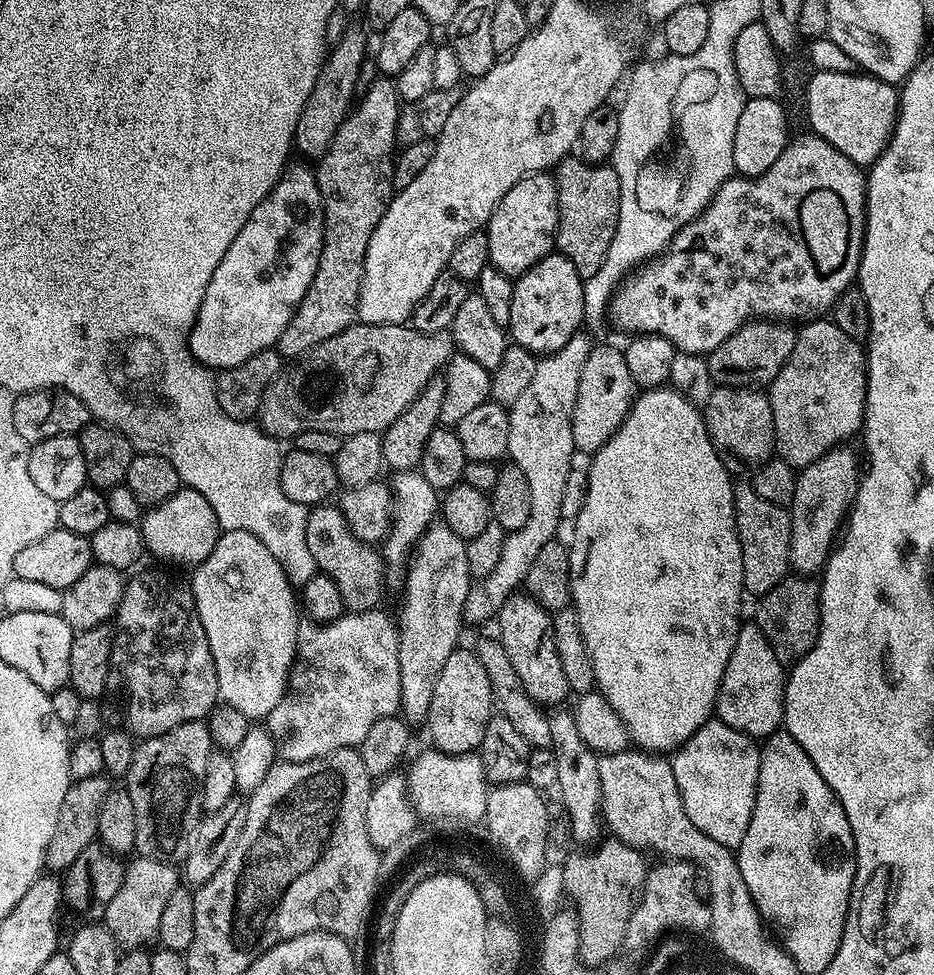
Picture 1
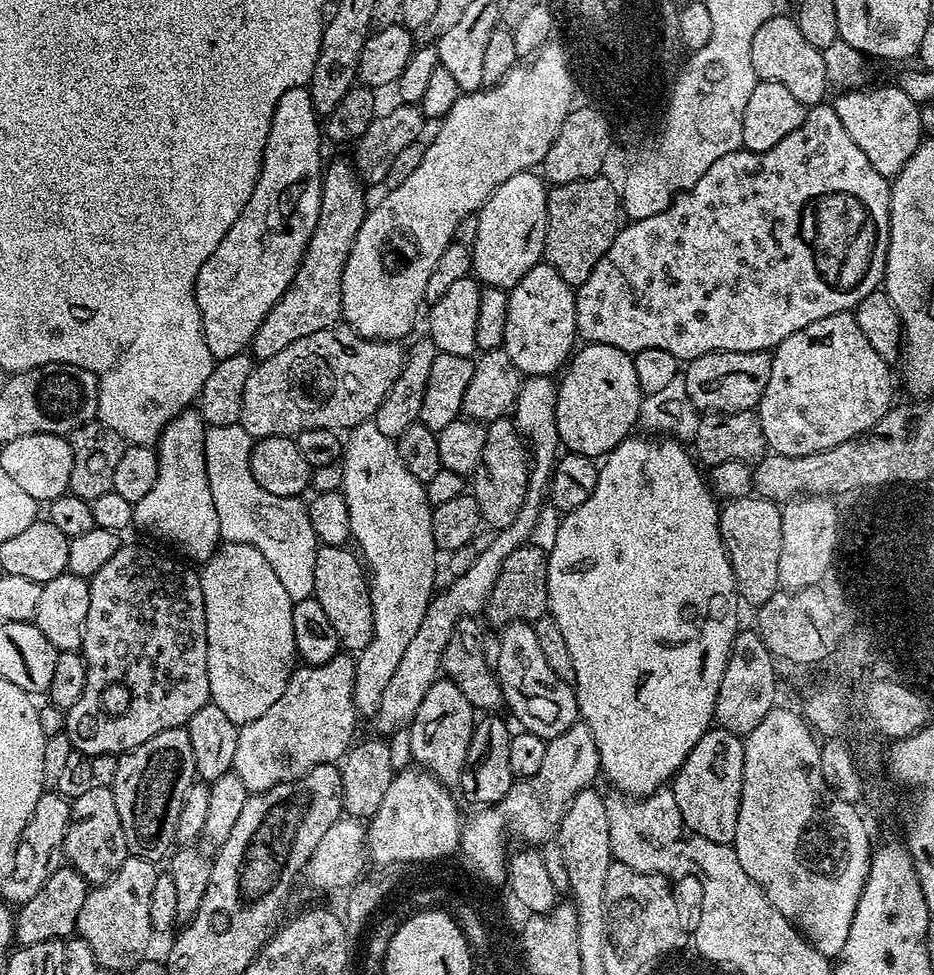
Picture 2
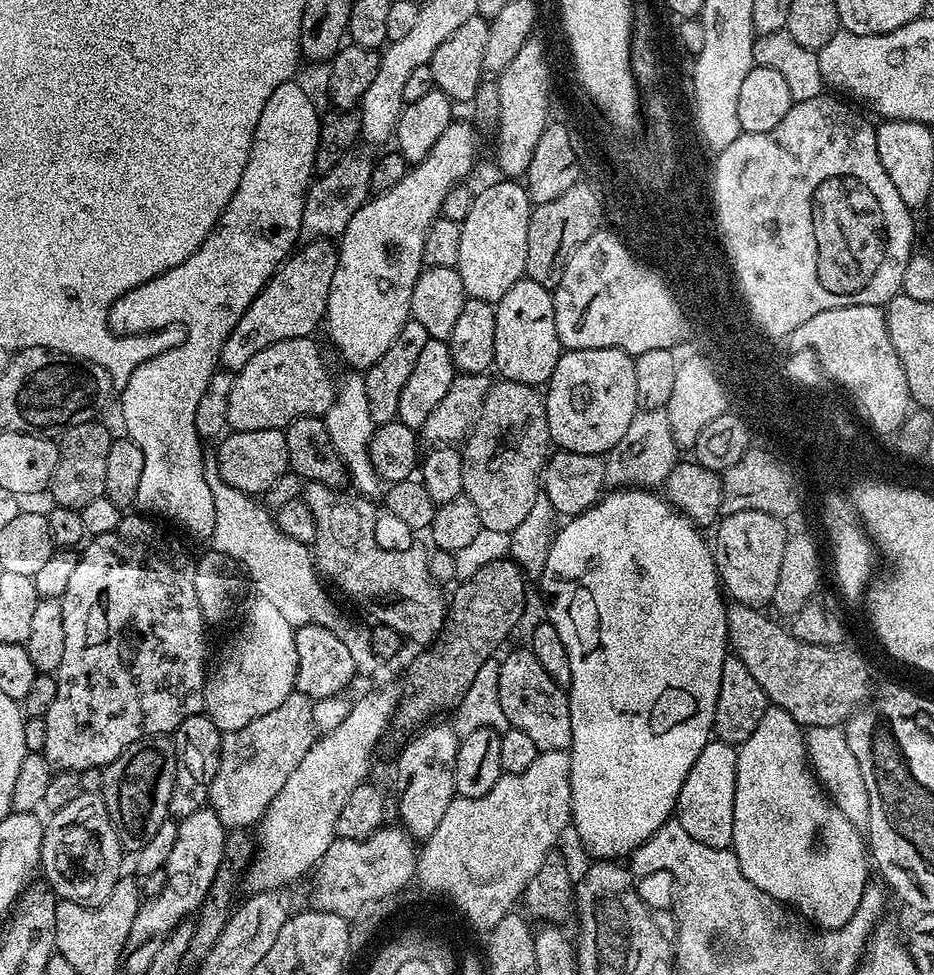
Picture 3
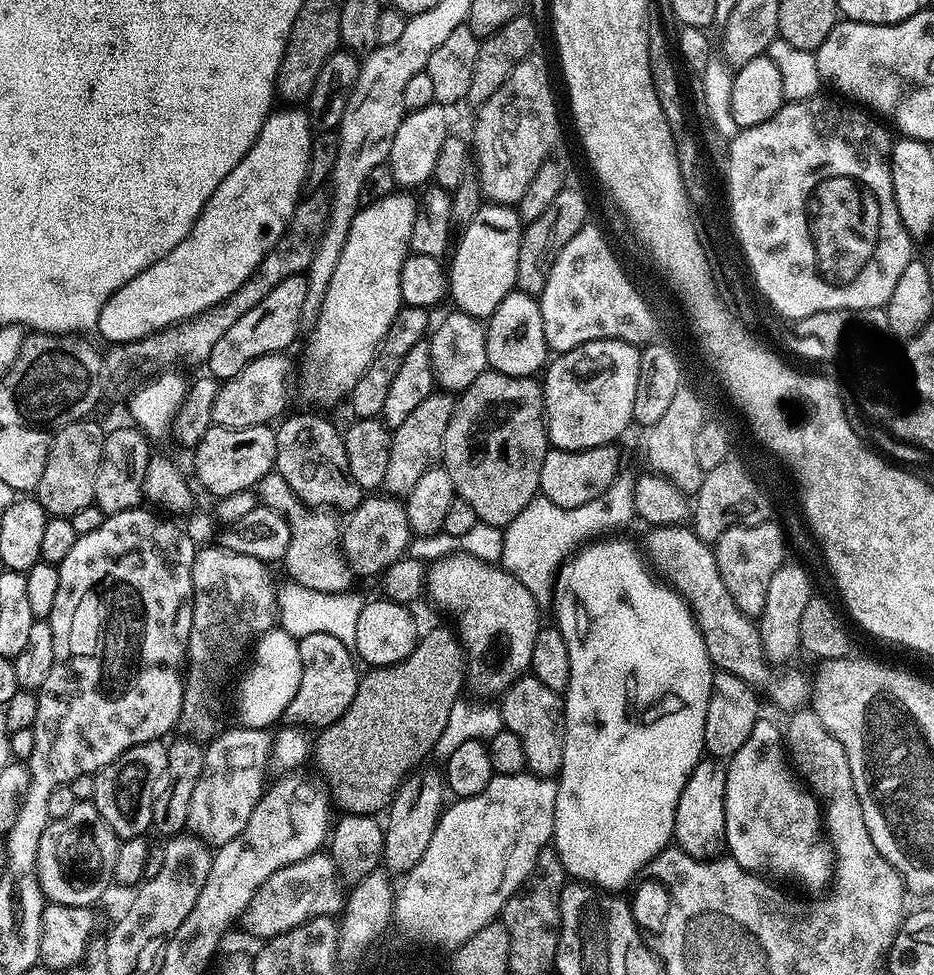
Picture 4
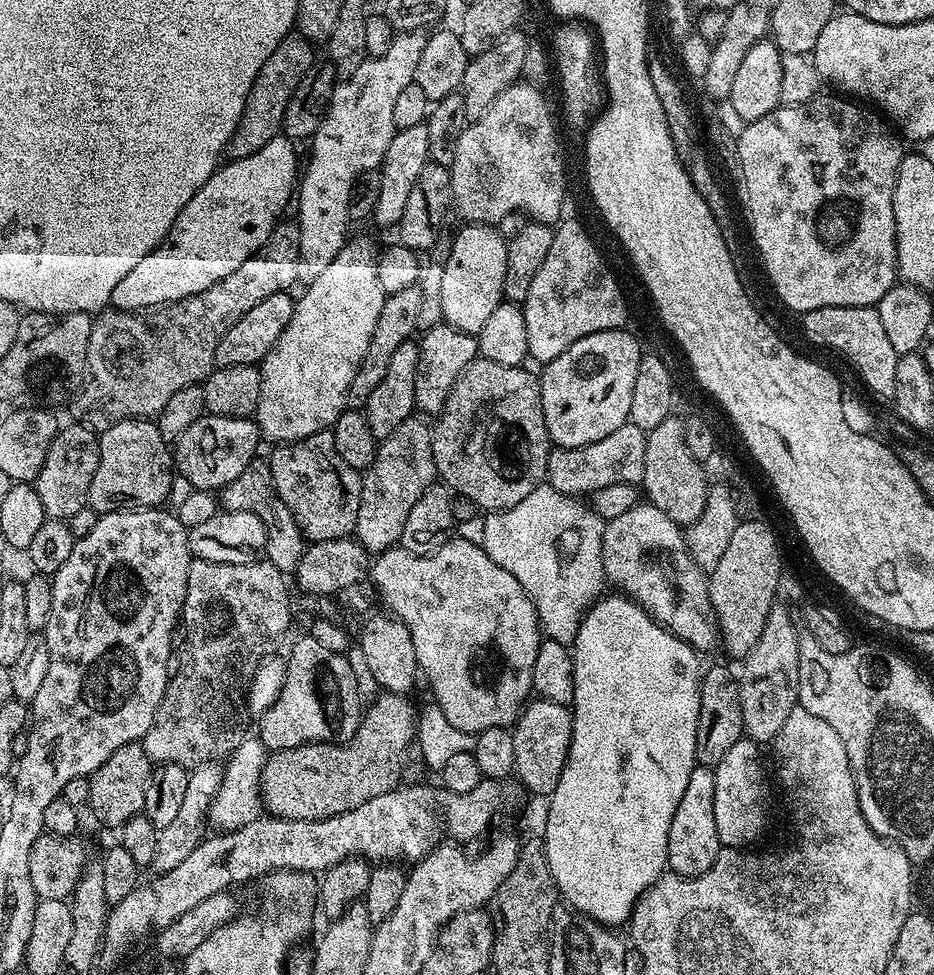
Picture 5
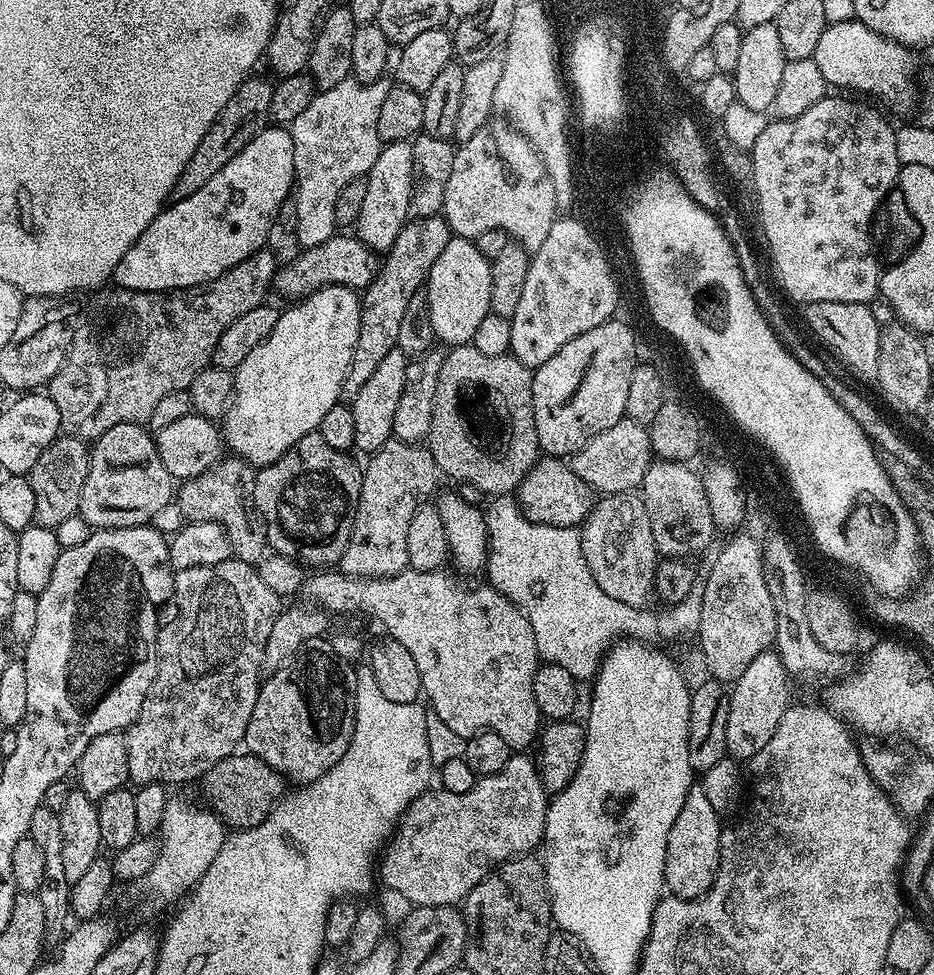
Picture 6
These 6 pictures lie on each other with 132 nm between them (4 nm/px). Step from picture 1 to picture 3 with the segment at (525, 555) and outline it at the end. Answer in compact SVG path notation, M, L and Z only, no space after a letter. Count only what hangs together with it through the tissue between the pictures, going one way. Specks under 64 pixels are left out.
M376 688L353 703L350 714L334 730L321 735L306 750L306 758L298 762L278 798L260 819L258 847L247 865L251 891L273 892L275 888L295 885L299 876L313 871L336 839L338 814L346 806L346 798L358 785L369 779L368 770L376 756L380 739L388 732L398 712L398 692L392 688Z

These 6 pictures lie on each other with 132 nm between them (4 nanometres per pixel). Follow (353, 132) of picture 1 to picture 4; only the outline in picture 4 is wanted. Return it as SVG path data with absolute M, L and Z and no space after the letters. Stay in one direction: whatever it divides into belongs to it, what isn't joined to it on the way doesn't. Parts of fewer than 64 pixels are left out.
M303 275L286 278L286 282L278 282L254 310L242 314L222 338L210 350L210 358L206 365L207 373L216 380L223 382L241 372L241 368L254 362L254 358L269 356L275 352L284 354L288 347L296 340L296 335L302 332L300 319L302 318L302 306L306 302L306 279Z

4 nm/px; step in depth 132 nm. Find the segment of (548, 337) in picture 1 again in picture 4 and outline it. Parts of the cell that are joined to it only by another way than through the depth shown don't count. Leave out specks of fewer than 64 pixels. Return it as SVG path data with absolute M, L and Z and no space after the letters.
M519 290L506 294L506 298L498 302L498 310L487 317L484 333L486 358L491 371L511 376L535 377L549 363L550 349L546 333L542 330L542 310L539 299L535 296Z

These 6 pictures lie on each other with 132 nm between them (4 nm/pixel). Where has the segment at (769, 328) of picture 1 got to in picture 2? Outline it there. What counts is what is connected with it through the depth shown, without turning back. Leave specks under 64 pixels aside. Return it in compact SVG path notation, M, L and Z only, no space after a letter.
M711 352L687 361L682 375L686 394L701 413L752 412L770 382L772 358L768 352Z

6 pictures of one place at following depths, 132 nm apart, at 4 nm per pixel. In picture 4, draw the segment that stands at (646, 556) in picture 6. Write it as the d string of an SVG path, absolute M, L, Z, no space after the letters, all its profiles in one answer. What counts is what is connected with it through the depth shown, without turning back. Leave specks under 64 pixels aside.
M661 524L647 529L648 537L644 540L643 551L648 551L647 559L652 559L651 567L681 596L696 617L696 628L702 634L702 642L706 642L706 654L712 659L713 665L721 672L729 672L742 678L753 688L760 690L768 680L770 665L764 658L764 647L760 637L760 629L754 623L753 617L745 614L730 598L730 590L726 590L726 582L722 582L722 574L716 565L716 553L703 540L696 537L691 527L678 524Z

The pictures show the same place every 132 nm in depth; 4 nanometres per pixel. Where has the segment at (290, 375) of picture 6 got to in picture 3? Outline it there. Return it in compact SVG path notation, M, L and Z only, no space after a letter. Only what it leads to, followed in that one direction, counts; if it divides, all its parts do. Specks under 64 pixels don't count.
M454 122L446 130L442 130L442 138L438 138L438 142L434 142L434 146L430 150L430 154L426 154L426 158L421 164L411 165L406 174L406 178L402 178L402 182L398 182L398 186L393 186L391 190L373 195L358 210L358 214L354 214L354 218L350 218L350 226L346 226L346 230L338 238L338 266L334 270L334 282L330 282L330 294L328 295L328 311L326 313L326 328L328 324L328 336L336 343L338 351L344 355L344 360L349 364L352 370L367 370L371 364L378 362L378 358L382 358L382 354L386 354L386 350L390 350L390 342L394 342L394 338L398 338L398 330L402 330L402 326L410 319L412 307L410 306L410 298L414 298L414 282L418 282L420 273L424 271L426 265L424 262L424 251L426 250L426 234L430 234L430 226L441 215L440 207L442 202L446 202L446 196L450 194L450 190L457 184L467 181L468 175L472 172L472 167L476 164L476 138L478 132L471 123L460 124Z

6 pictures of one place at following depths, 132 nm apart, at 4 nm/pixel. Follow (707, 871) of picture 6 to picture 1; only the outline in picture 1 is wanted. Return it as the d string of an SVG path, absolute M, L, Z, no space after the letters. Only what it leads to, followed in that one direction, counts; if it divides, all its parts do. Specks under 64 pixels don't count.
M710 718L671 757L674 782L678 782L682 806L686 806L690 822L702 834L714 838L714 842L733 850L746 838L746 826L750 826L750 814L754 814L760 749L761 745L753 737Z

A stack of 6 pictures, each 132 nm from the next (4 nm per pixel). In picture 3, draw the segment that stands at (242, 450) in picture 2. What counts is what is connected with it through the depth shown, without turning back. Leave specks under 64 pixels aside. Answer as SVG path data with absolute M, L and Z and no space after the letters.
M205 455L204 473L206 486L210 486L210 494L214 494L211 551L221 552L236 561L246 573L251 587L253 584L264 600L273 603L286 617L286 622L292 624L293 629L317 624L337 632L354 657L357 673L361 677L374 675L378 657L372 648L372 632L368 628L352 628L350 621L340 617L335 602L328 597L327 590L323 588L325 585L317 573L313 549L302 542L294 542L294 538L287 536L276 525L275 515L257 497L227 485L219 473L219 462L215 455Z

